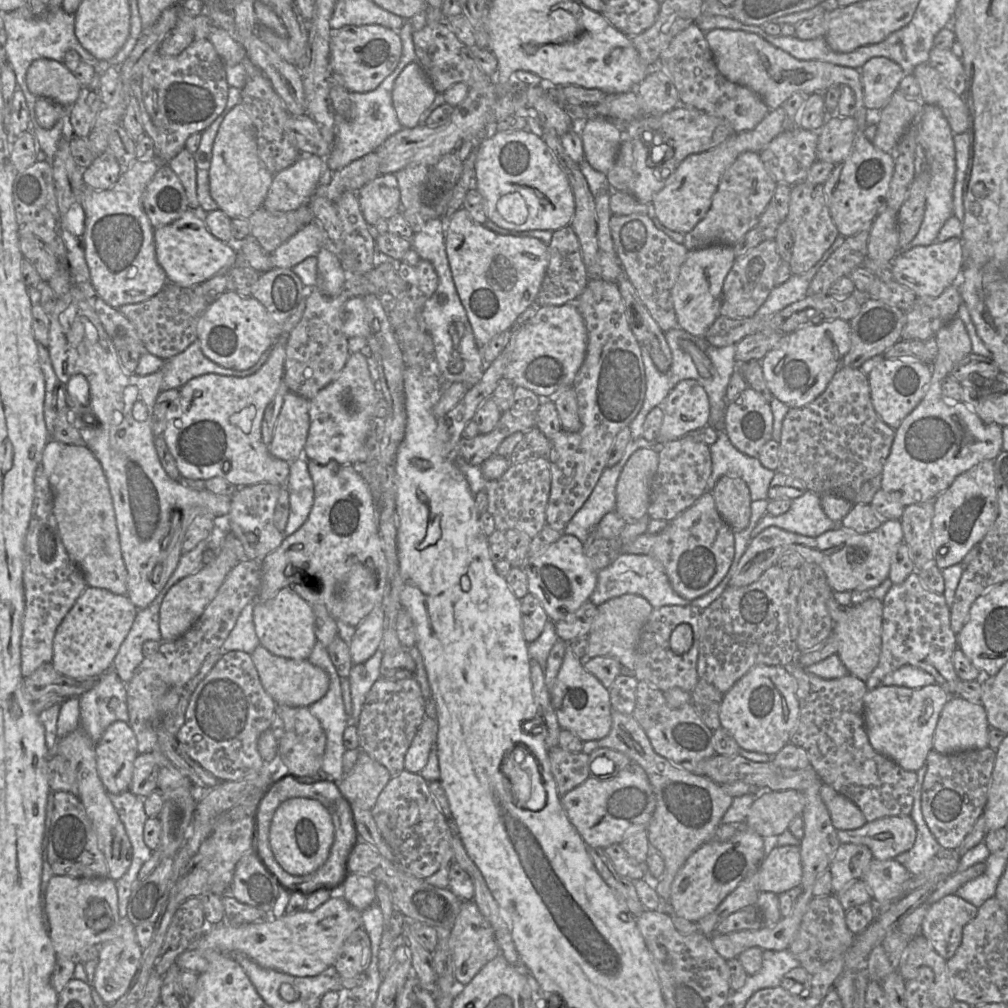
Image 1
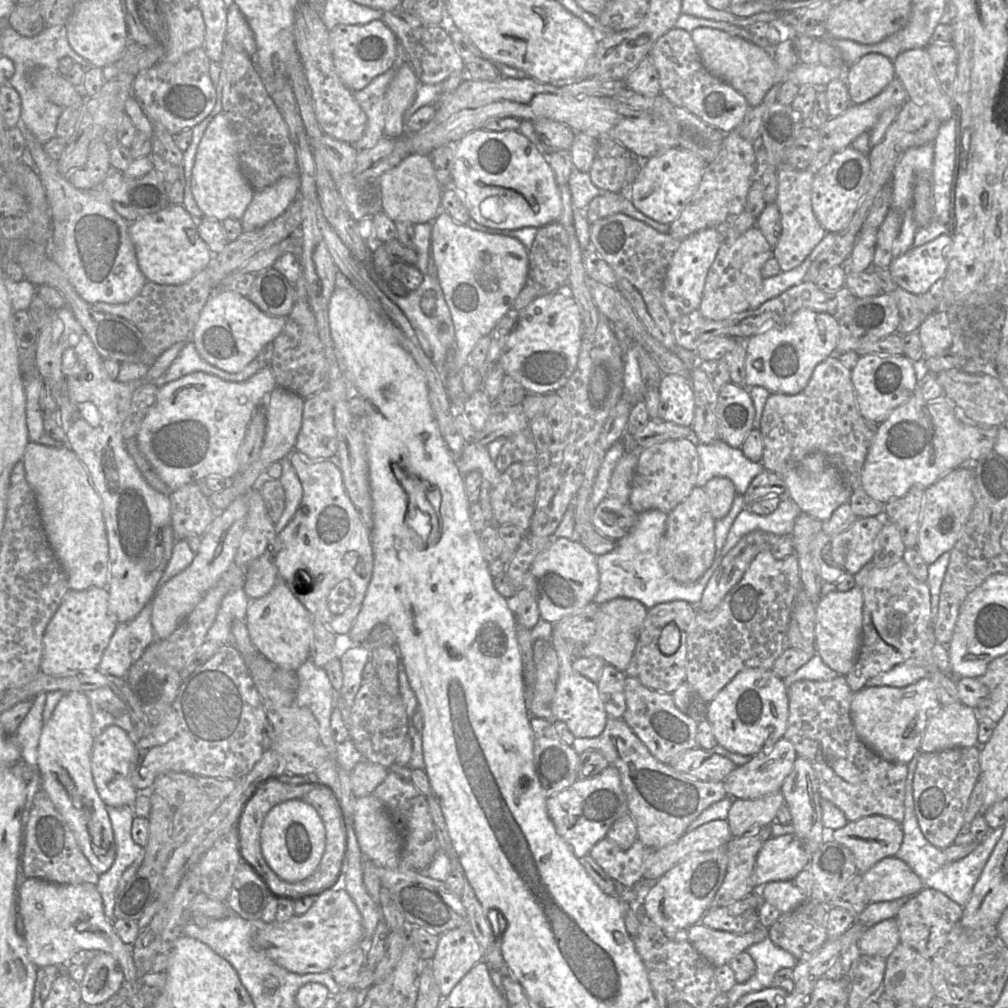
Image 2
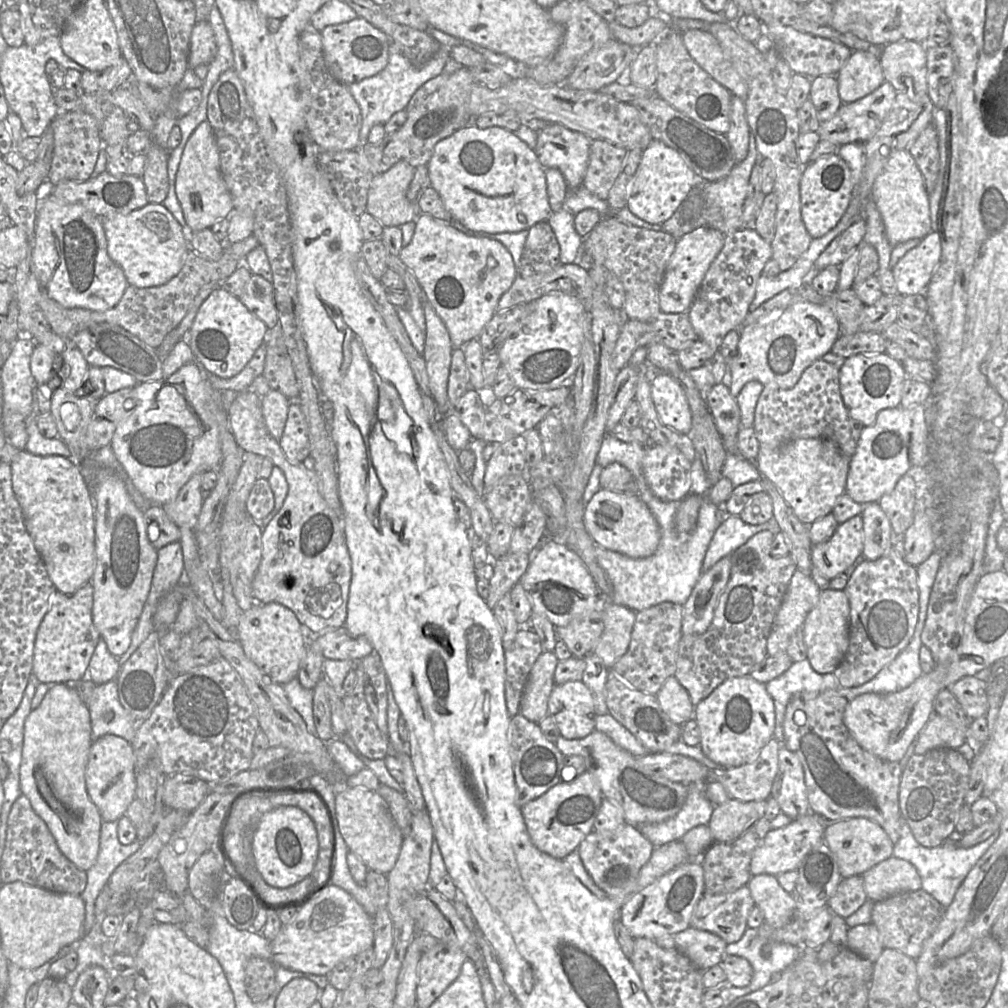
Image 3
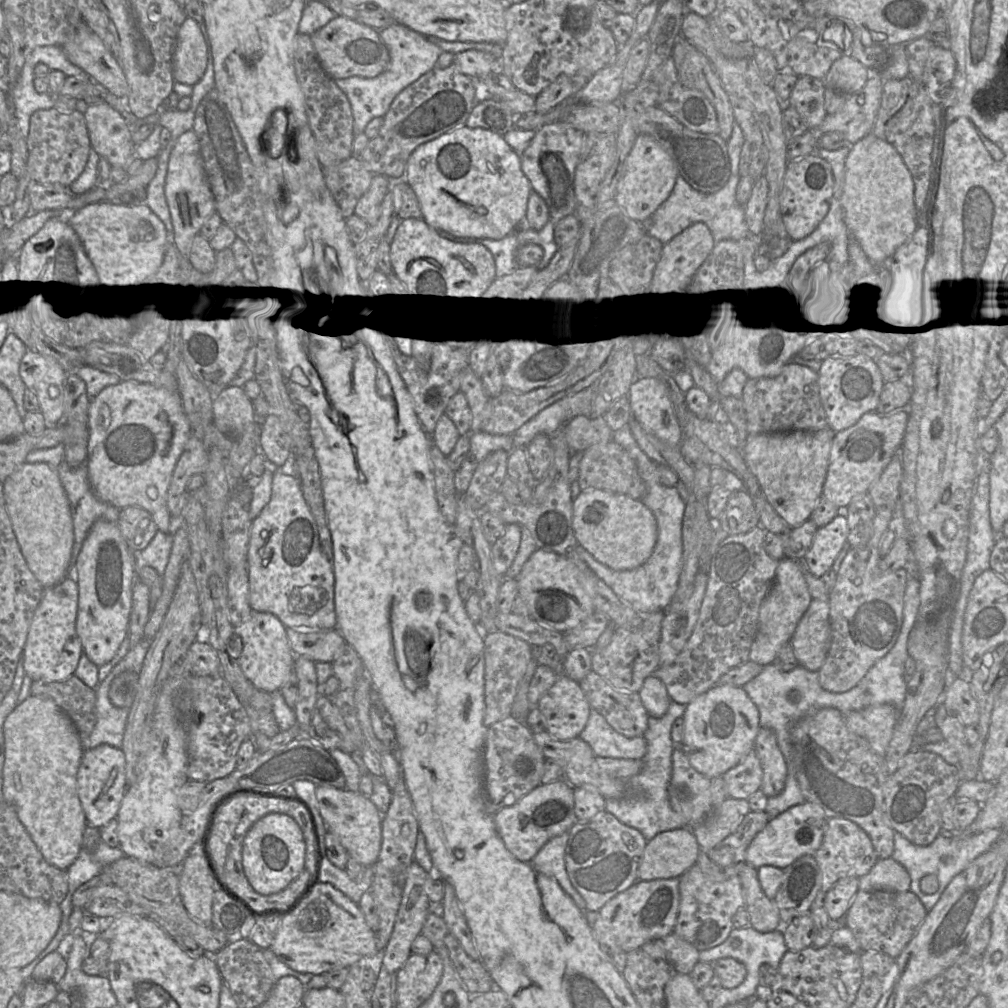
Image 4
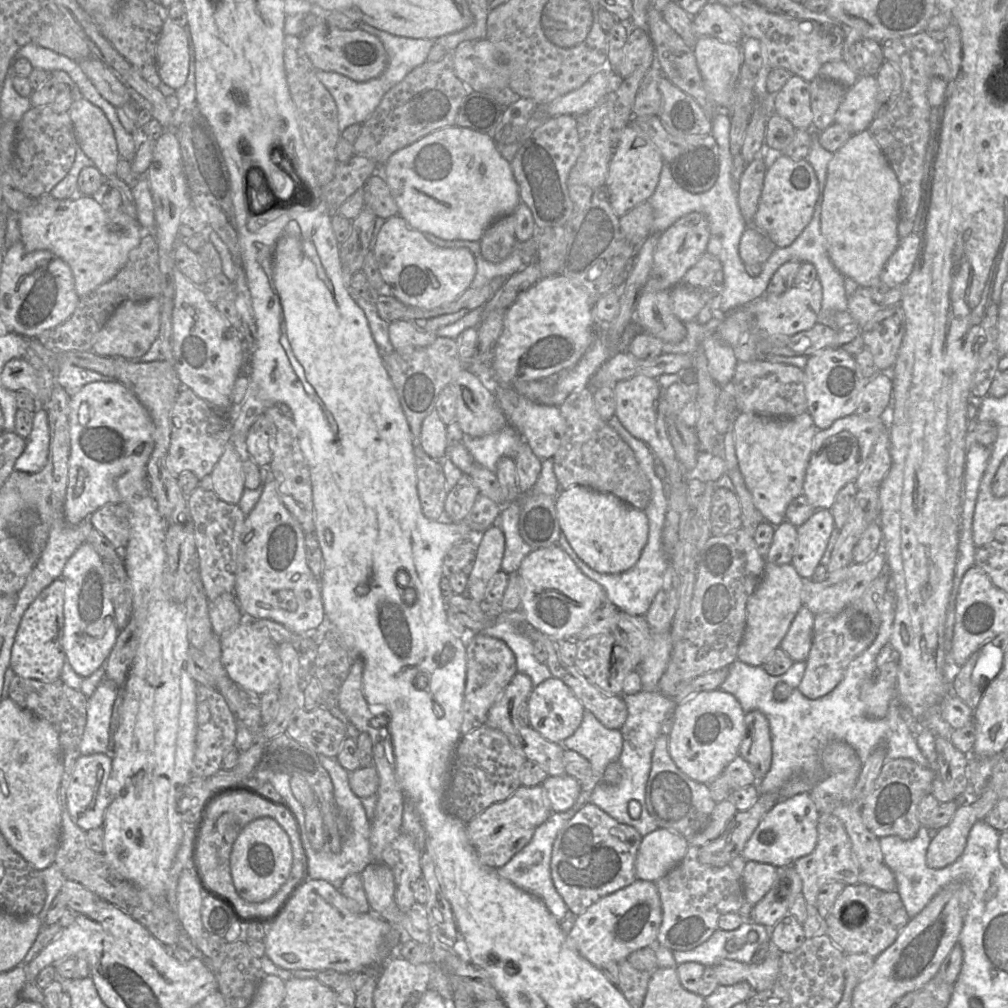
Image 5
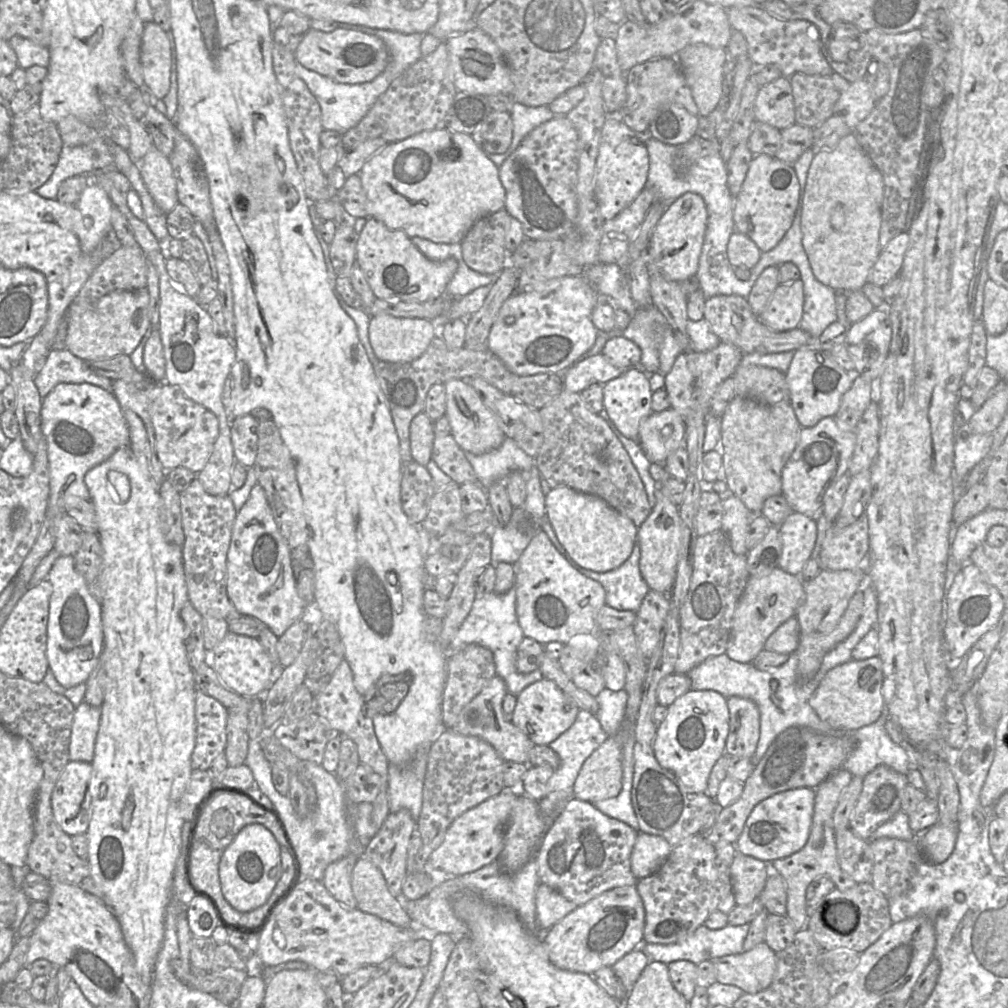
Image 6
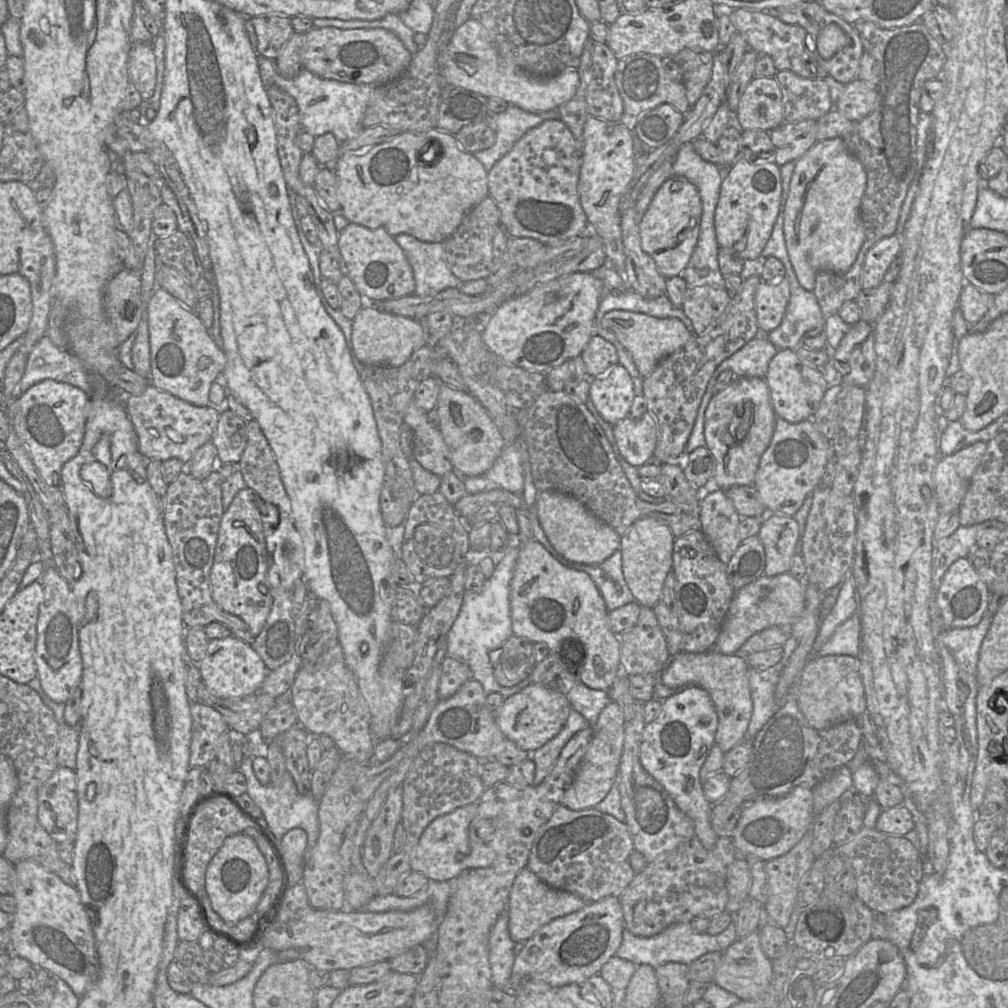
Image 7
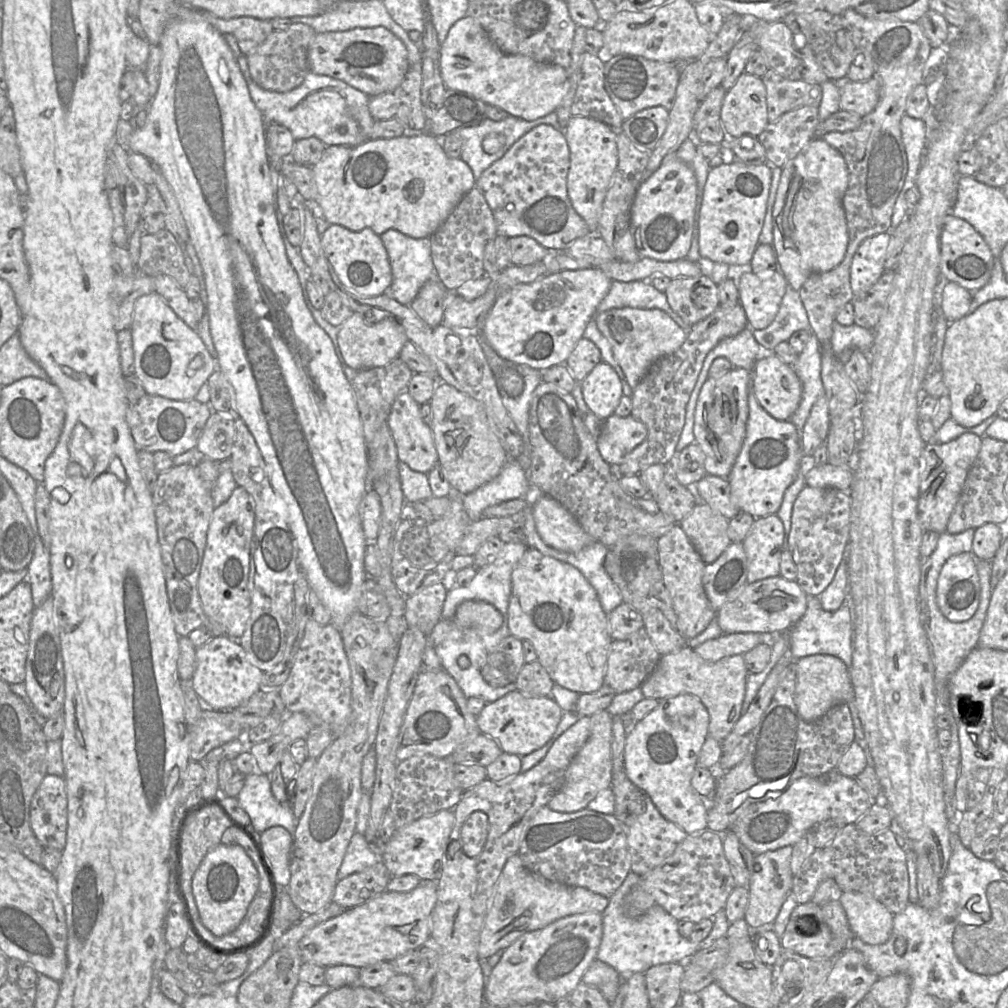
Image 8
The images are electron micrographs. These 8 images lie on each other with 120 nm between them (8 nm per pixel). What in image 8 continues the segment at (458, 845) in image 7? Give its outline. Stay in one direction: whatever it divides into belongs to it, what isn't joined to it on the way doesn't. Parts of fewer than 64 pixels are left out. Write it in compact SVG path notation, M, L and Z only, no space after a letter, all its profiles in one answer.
M441 810L398 828L386 843L370 843L371 849L379 856L393 877L414 874L421 880L438 880L442 874L445 853L454 825L453 810Z

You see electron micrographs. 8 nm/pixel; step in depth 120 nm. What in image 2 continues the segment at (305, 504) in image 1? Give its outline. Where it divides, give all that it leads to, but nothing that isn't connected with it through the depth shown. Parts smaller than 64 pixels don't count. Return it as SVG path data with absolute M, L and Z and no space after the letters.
M288 460L279 461L282 464L282 474L279 479L285 492L285 509L277 523L274 524L277 533L292 520L302 500L303 488L301 482Z

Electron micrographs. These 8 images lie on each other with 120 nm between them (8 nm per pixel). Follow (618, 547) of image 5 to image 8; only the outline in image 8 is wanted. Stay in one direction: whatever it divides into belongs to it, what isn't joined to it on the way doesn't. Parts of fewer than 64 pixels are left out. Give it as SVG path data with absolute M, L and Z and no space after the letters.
M546 494L534 504L533 515L541 538L557 550L577 553L594 541L561 503Z

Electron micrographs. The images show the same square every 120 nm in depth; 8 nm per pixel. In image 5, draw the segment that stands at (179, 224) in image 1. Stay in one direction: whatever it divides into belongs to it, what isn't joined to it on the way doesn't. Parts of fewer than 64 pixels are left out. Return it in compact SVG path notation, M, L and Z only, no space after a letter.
M82 195L67 199L42 196L17 218L19 240L26 250L48 250L63 259L72 270L79 297L112 279L126 263L129 252L139 245L144 232L135 216L122 209L105 210L93 197Z

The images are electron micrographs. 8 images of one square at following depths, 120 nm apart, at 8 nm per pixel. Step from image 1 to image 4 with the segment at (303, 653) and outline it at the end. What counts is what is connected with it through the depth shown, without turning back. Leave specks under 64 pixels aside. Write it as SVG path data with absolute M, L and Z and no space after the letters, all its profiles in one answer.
M254 612L248 621L234 627L227 651L259 690L269 693L279 691L293 672L296 655L290 647L286 631L287 627L280 619L268 612Z

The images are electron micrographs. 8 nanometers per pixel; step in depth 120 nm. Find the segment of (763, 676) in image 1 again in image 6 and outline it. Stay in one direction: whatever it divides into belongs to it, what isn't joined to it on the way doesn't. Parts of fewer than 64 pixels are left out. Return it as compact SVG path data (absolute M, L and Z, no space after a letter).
M690 690L677 698L667 709L667 716L656 729L653 743L655 758L663 768L672 771L689 790L694 793L706 793L711 770L725 753L730 726L727 697L713 690Z

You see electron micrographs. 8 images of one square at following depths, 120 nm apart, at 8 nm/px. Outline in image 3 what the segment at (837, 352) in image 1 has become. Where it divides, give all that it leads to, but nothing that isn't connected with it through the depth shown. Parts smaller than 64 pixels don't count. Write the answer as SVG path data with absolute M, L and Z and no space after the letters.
M797 302L784 310L774 310L754 324L743 328L739 333L738 351L731 365L727 366L722 383L729 387L733 396L737 396L743 386L750 381L758 381L764 386L789 389L799 381L804 370L813 362L829 353L840 335L840 325L833 310L811 302Z

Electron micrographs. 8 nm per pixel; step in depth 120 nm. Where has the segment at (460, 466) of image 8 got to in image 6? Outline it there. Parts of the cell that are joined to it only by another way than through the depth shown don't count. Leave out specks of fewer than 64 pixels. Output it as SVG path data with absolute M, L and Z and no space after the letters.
M464 379L449 380L444 384L446 391L446 412L451 436L466 453L481 455L498 448L505 435L491 410L484 404L477 391Z

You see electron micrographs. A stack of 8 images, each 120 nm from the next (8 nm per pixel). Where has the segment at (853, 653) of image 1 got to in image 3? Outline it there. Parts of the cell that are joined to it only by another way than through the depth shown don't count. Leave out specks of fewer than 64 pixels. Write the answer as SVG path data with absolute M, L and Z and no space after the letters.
M820 590L817 604L801 627L812 668L819 674L833 673L844 658L849 644L849 600L844 590Z

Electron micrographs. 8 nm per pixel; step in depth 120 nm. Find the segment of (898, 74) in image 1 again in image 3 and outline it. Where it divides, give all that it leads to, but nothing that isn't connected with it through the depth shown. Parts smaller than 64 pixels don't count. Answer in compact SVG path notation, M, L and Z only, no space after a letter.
M852 51L836 74L838 93L843 103L855 102L884 83L880 56L876 52Z

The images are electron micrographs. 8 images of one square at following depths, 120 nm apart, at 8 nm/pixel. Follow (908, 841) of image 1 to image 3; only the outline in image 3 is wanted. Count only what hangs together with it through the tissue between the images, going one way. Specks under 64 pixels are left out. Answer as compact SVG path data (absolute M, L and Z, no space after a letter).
M865 817L829 822L825 828L824 842L835 855L842 878L862 875L879 862L891 857L894 846L884 829Z

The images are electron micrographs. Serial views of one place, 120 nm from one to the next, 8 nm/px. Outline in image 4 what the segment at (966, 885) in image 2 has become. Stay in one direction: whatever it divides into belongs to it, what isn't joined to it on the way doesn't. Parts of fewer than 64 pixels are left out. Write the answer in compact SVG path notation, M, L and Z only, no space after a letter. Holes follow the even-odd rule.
M942 828L940 835L929 845L927 846L921 846L916 845L910 842L906 837L904 837L901 833L895 832L894 833L894 848L891 857L899 862L901 865L905 867L907 872L910 875L911 878L911 884L910 884L910 890L911 892L915 893L924 907L927 911L930 911L935 904L938 902L938 900L941 897L941 894L945 890L945 888L948 886L948 884L951 882L951 880L959 874L961 871L963 871L965 868L968 867L968 865L973 862L979 855L986 852L990 849L990 847L997 841L997 839L1000 836L1001 830L997 828L991 828L988 830L985 830L980 833L953 833L954 836L943 836L943 831L946 831ZM927 875L934 875L938 880L938 889L935 893L927 894L924 893L920 888L920 880Z

